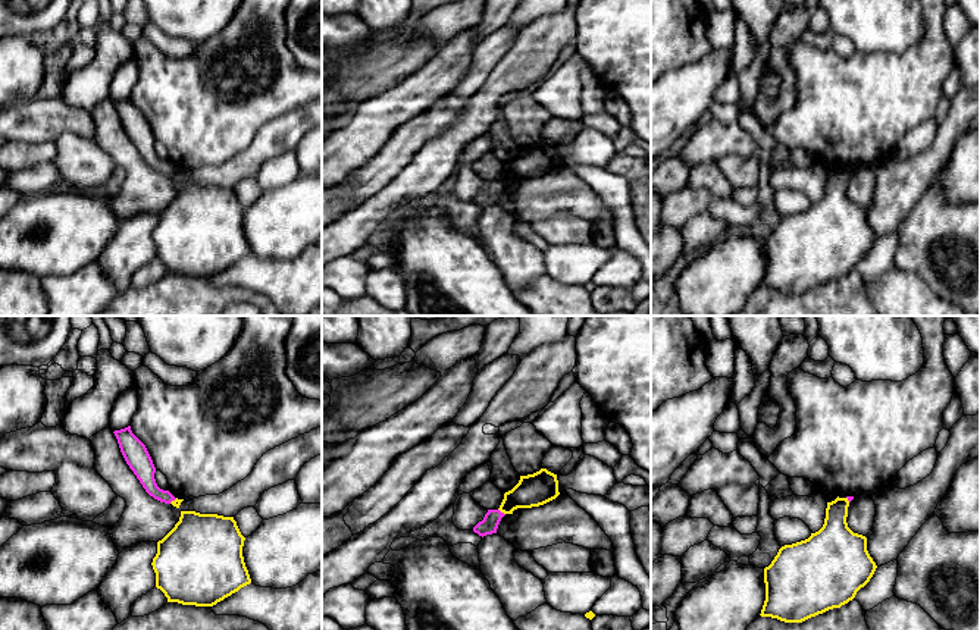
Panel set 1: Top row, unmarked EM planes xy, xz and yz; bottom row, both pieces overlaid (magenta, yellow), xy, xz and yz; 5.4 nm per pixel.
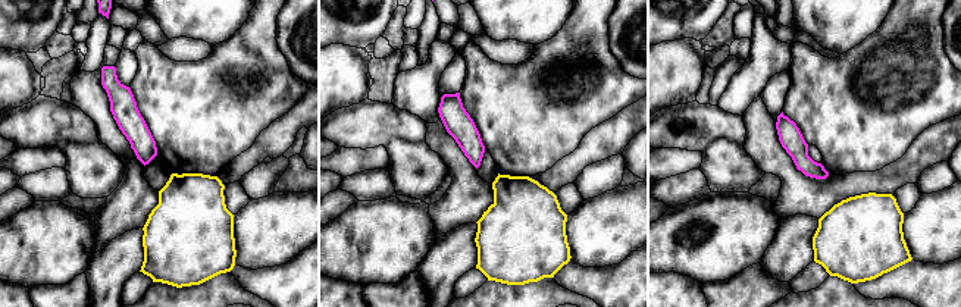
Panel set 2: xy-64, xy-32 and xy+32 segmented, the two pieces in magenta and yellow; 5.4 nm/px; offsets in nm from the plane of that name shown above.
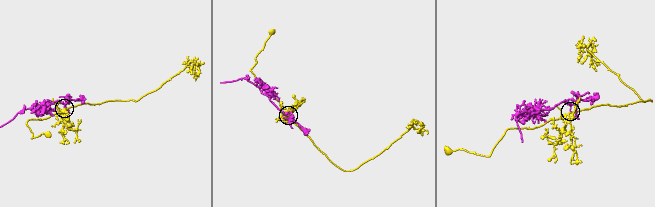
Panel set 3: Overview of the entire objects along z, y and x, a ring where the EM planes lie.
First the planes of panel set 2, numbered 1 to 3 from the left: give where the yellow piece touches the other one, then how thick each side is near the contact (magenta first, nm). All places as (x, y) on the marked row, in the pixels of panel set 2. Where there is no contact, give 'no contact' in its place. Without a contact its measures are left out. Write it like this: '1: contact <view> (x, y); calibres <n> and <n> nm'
1: no contact
2: no contact
3: no contact

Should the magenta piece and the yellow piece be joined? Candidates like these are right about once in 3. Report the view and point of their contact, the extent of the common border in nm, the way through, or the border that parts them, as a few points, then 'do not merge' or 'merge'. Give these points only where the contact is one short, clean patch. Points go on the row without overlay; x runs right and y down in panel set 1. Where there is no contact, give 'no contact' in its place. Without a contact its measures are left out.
meets magenta in xz at (500, 182); contact 50 nm long; border along xz (498, 179), (504, 185); do not merge

